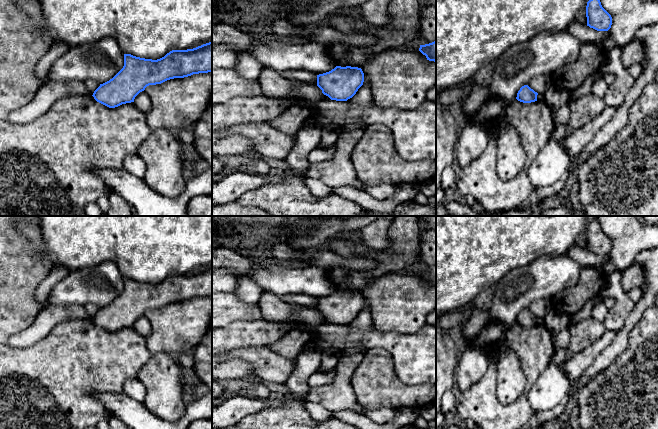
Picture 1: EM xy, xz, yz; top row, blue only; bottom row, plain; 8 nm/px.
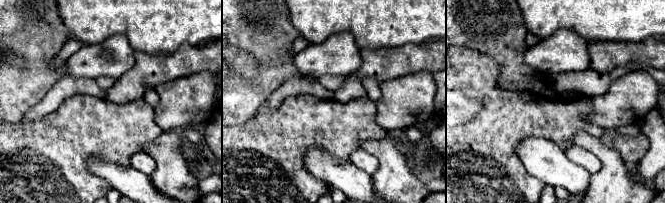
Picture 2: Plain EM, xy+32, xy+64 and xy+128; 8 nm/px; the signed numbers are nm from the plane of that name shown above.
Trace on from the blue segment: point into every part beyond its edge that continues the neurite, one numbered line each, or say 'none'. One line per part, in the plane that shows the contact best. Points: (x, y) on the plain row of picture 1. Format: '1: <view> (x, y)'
none

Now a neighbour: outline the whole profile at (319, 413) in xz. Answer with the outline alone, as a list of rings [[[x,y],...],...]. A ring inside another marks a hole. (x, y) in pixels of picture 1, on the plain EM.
[[[306,401],[304,403],[304,406],[310,413],[311,417],[316,421],[322,422],[333,417],[333,412],[327,410],[319,404]]]

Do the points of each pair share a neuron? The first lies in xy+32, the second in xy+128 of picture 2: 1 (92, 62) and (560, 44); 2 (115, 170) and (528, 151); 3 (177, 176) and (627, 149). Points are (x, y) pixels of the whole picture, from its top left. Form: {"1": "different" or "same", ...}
{"1": "same", "2": "same", "3": "different"}

